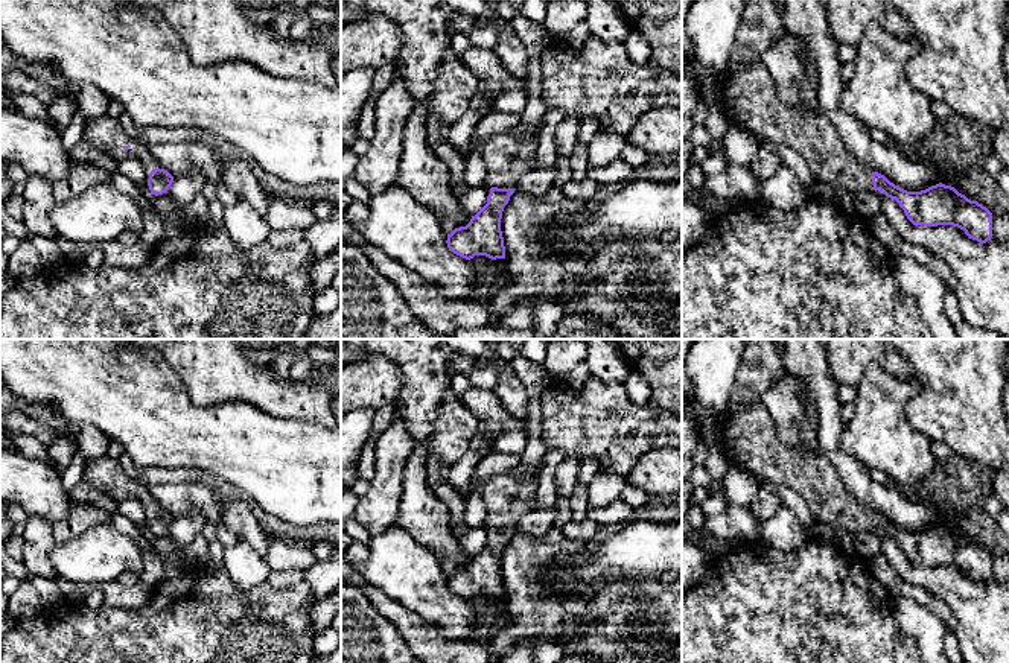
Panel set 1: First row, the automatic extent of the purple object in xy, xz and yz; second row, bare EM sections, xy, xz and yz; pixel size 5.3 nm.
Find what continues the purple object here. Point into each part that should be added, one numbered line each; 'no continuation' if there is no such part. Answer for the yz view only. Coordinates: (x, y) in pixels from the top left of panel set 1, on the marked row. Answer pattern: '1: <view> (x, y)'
1: yz (747, 93)

